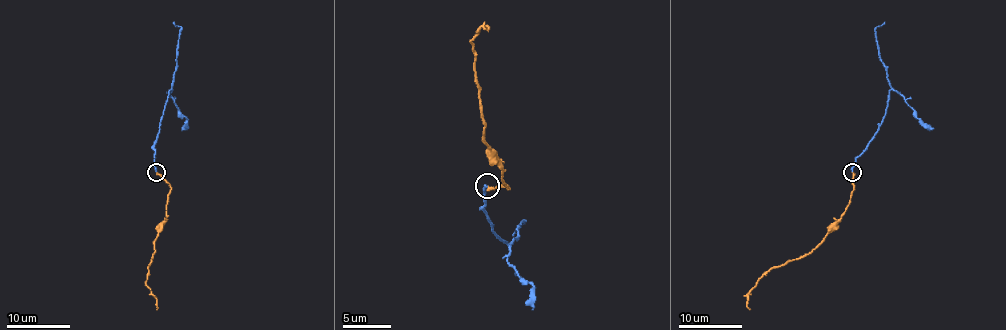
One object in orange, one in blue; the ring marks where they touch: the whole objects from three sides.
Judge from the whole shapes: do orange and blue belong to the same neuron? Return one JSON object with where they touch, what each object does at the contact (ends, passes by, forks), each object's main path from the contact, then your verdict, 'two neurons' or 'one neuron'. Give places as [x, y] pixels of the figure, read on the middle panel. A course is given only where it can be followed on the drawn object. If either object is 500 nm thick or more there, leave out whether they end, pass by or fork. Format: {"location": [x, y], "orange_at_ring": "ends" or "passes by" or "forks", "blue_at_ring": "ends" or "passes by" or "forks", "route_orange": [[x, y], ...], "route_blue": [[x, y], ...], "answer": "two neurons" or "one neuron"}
{"location": [487, 186], "orange_at_ring": "ends", "blue_at_ring": "ends", "route_orange": [[486, 186], [508, 189], [484, 140], [472, 40], [486, 26], [486, 31]], "route_blue": [[486, 186], [484, 213], [503, 242], [510, 244], [523, 220], [513, 235]], "answer": "one neuron"}

